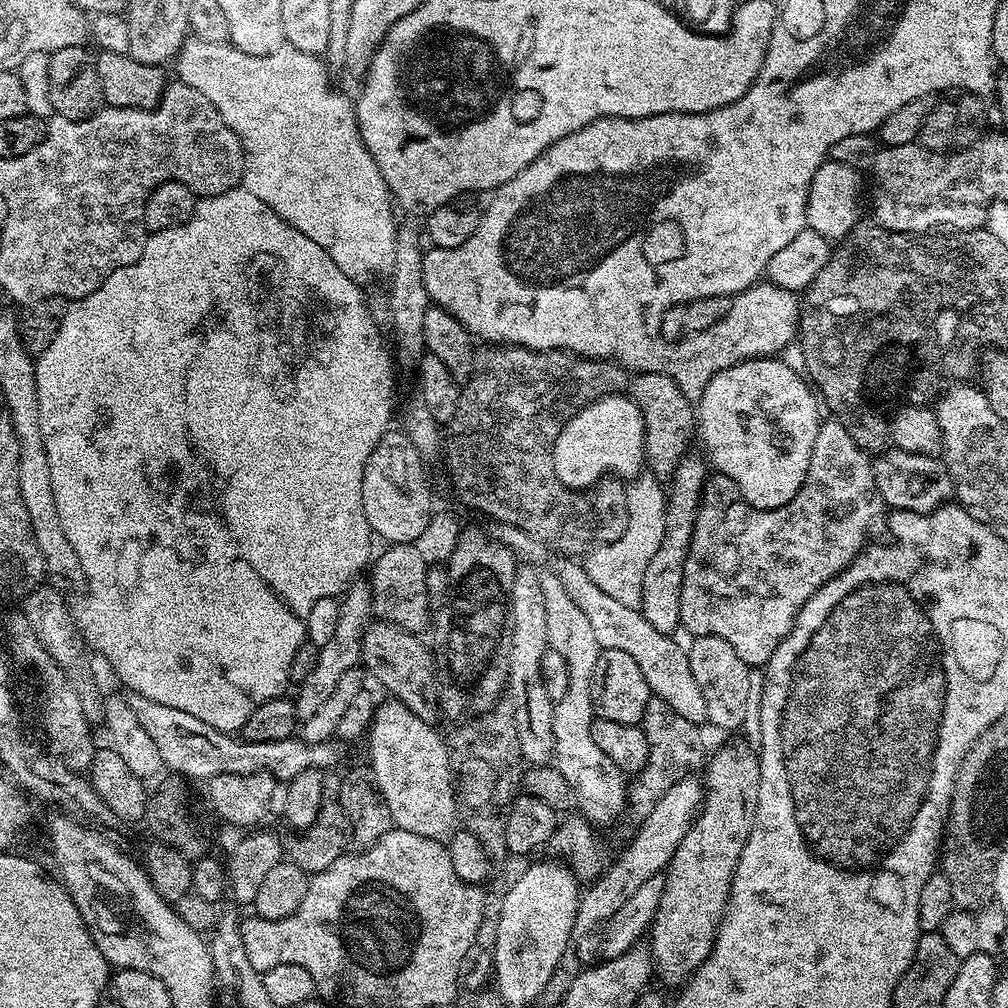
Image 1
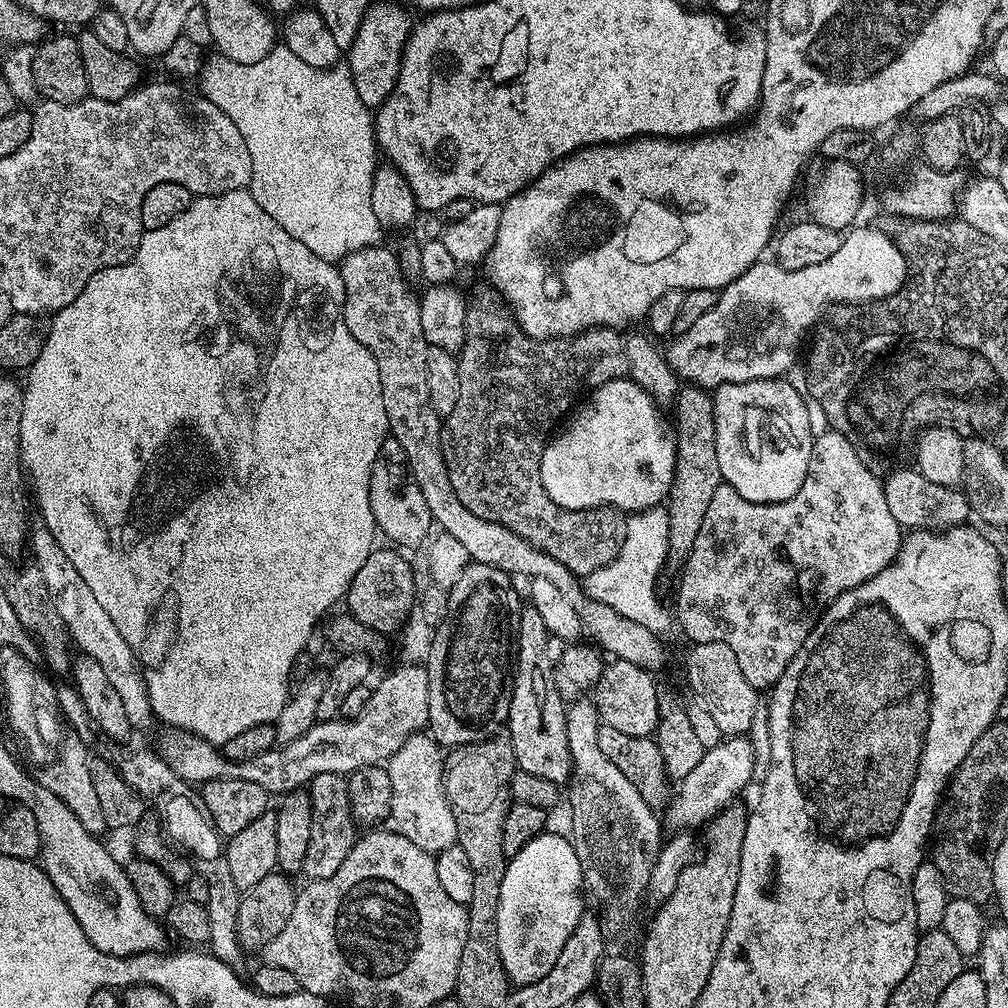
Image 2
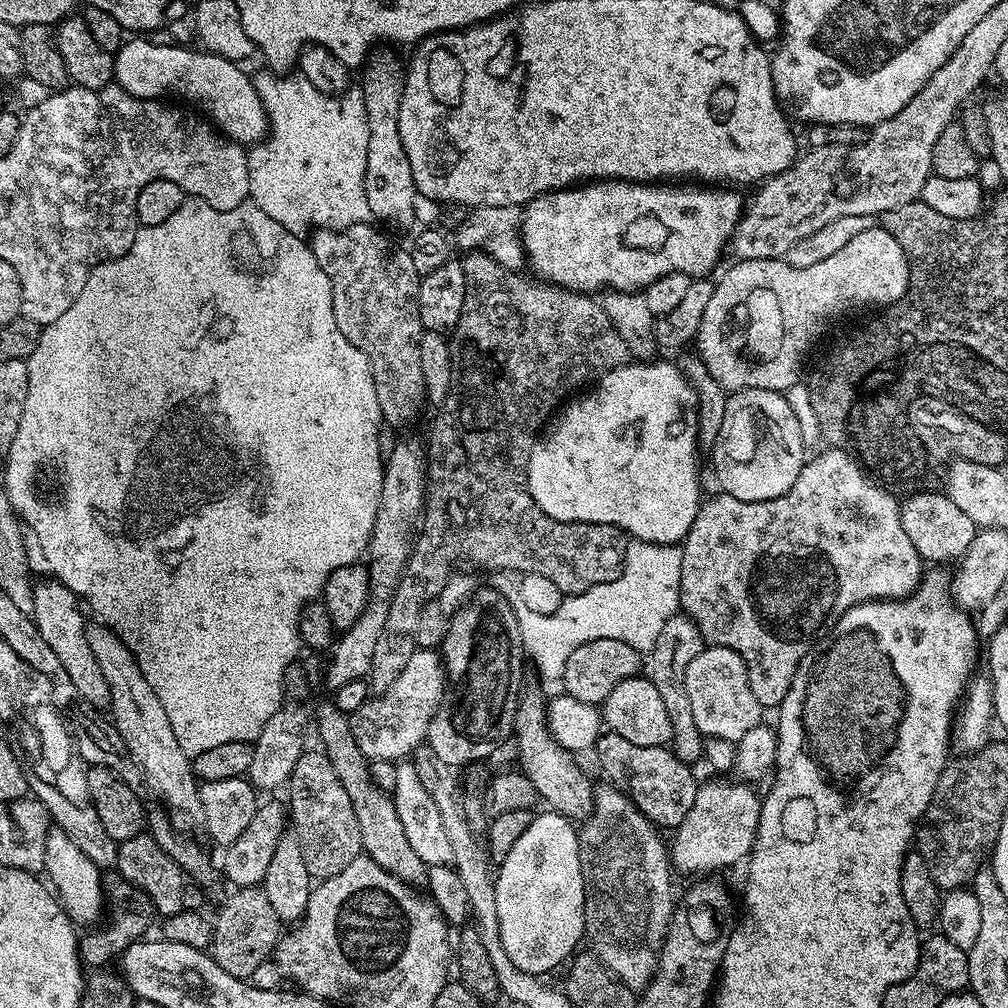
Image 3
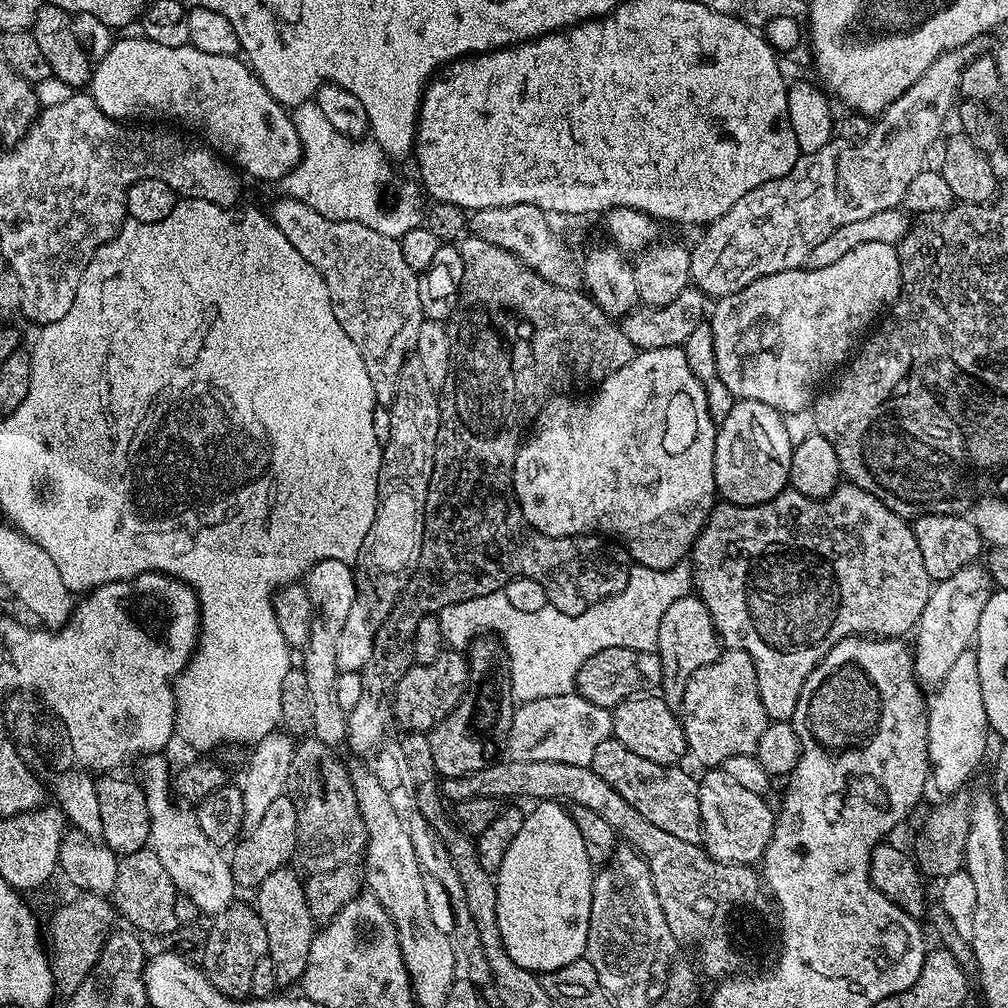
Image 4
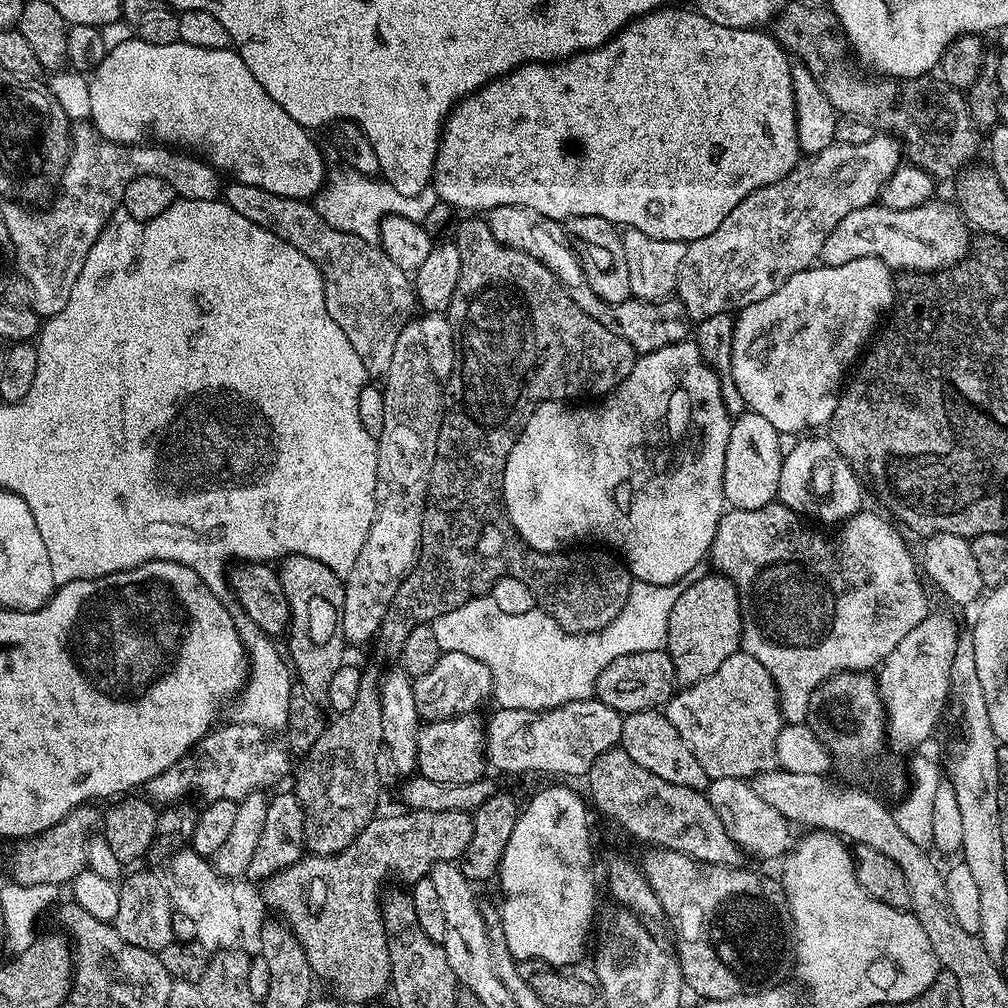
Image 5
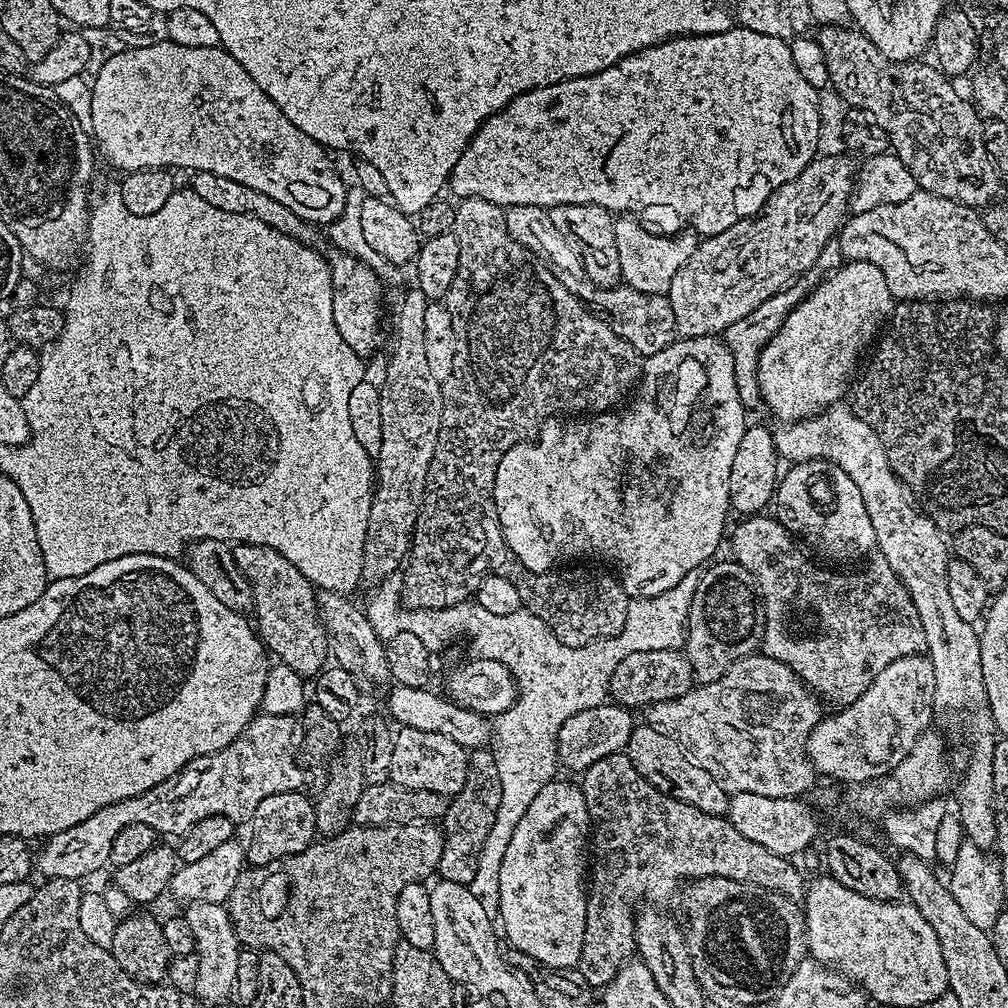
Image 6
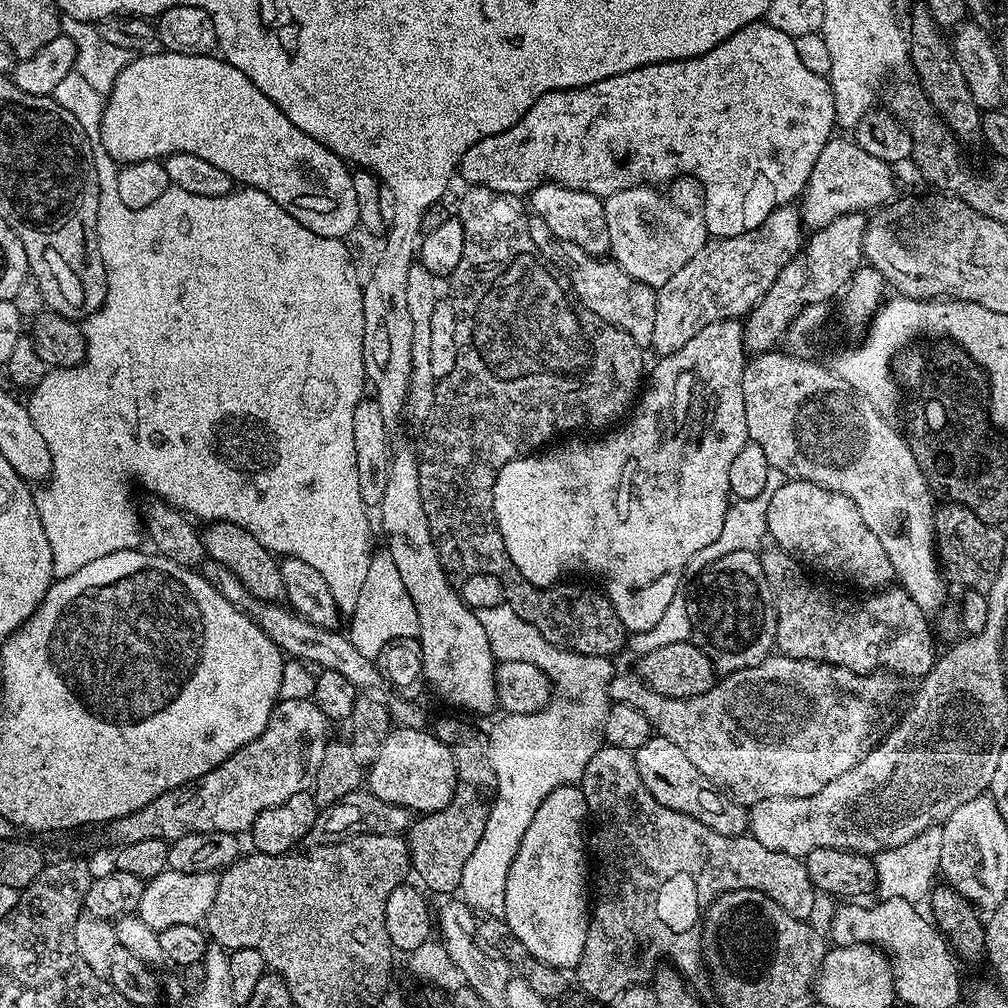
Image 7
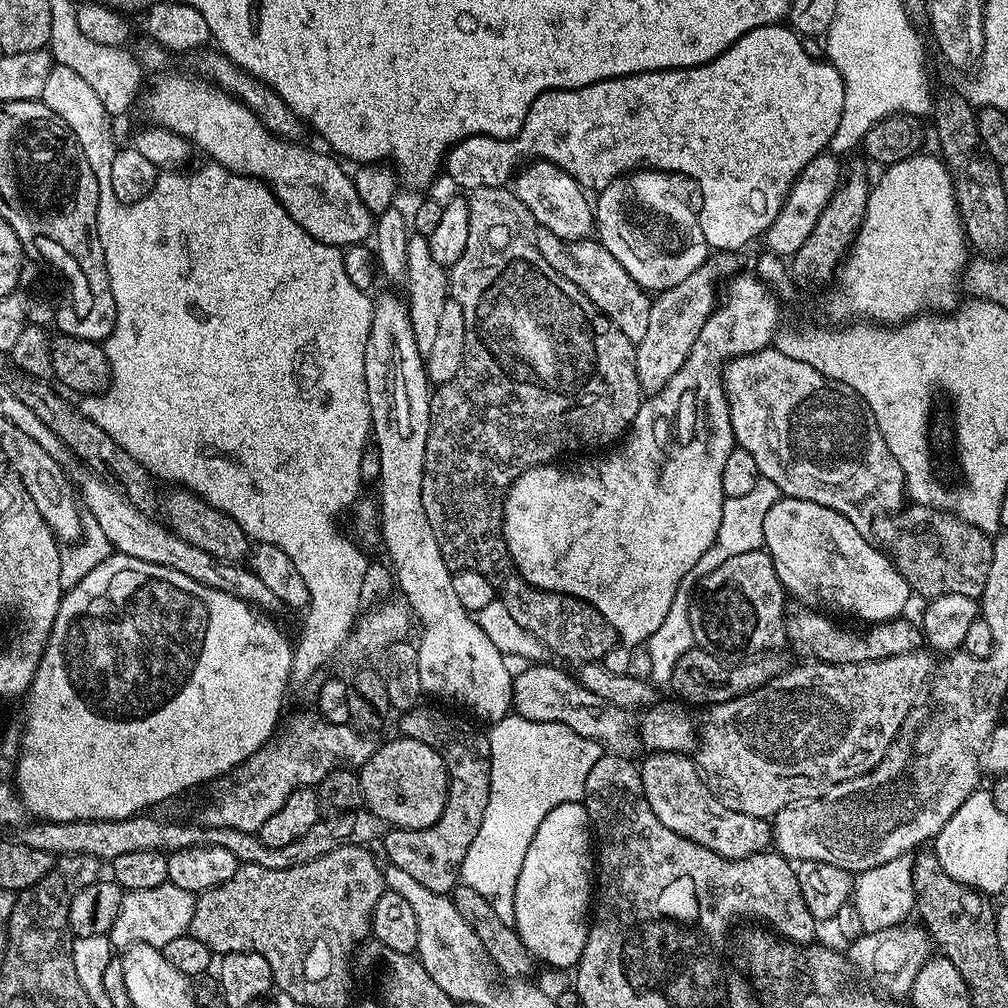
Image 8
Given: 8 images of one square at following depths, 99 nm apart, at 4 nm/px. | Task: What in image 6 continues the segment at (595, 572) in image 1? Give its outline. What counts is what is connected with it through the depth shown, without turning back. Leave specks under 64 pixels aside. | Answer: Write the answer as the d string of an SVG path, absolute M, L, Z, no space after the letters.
M692 576L682 578L678 586L666 590L657 596L636 598L628 605L626 626L616 636L607 636L604 640L596 640L581 648L566 646L554 635L549 628L536 617L533 612L521 610L514 614L490 614L490 610L478 606L474 602L455 604L449 608L413 608L405 610L401 607L400 589L395 583L384 582L366 603L366 611L370 626L380 635L380 639L387 642L396 632L409 632L418 637L429 652L437 653L447 640L455 636L468 635L472 639L473 657L482 660L502 662L506 670L516 679L516 700L502 714L494 717L494 739L491 741L491 751L496 753L498 778L502 778L502 804L498 806L498 818L494 818L494 826L490 826L490 834L486 834L486 842L478 858L478 870L474 874L474 882L470 885L474 898L482 902L482 910L496 918L500 915L500 883L498 874L502 870L502 857L506 854L506 846L510 846L510 834L514 834L514 826L522 814L526 814L526 806L534 802L538 790L546 786L557 775L558 757L556 754L556 739L558 730L562 730L562 722L582 710L590 710L594 706L605 703L609 699L608 687L610 674L618 667L618 662L630 654L638 654L638 650L666 650L667 648L683 649L684 638L688 626L688 615L684 608L690 610L690 602L694 598L696 580Z

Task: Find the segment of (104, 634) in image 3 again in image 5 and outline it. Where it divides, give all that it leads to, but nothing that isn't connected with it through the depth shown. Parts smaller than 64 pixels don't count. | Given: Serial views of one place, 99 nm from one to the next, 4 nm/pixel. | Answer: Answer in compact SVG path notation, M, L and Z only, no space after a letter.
M181 850L172 853L166 867L168 867L166 880L170 885L168 897L172 899L172 907L175 911L186 914L194 921L194 930L196 931L195 943L197 945L201 944L208 951L208 954L231 949L235 945L232 943L240 936L240 904L236 901L235 890L228 885L231 883L225 877L216 875L211 863L205 857L191 850Z

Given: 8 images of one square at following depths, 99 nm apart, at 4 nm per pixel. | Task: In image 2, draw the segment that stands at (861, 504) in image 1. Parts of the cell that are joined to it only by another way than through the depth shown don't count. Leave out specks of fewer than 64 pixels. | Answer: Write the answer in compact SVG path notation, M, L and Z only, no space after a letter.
M829 430L822 435L815 437L812 441L812 453L810 454L810 466L806 470L806 478L794 494L794 498L783 500L777 504L755 504L742 495L738 490L734 490L730 485L721 482L718 490L714 490L714 498L710 498L710 507L706 510L706 518L702 518L702 530L698 530L698 538L694 538L694 546L690 554L684 559L682 571L679 573L680 585L676 588L676 612L674 608L674 620L680 623L680 628L689 636L692 644L701 644L702 642L722 642L734 650L738 657L738 667L741 668L746 682L758 690L770 690L782 678L786 666L798 654L802 642L810 634L810 630L816 624L817 613L825 606L832 603L854 586L874 578L886 566L890 566L896 560L896 555L900 549L902 539L902 529L898 522L894 522L894 514L890 514L890 506L886 506L886 494L884 486L879 475L876 475L864 464L862 458L858 456L858 451L847 441L846 437Z

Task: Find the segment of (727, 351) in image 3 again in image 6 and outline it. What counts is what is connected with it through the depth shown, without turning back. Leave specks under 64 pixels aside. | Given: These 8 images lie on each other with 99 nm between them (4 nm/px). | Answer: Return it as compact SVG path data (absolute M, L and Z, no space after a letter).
M853 260L841 263L825 276L828 277L817 288L813 287L798 302L798 306L794 306L794 310L784 319L782 326L776 329L776 333L769 340L763 341L755 357L756 378L763 407L768 407L780 422L805 420L808 416L817 416L825 408L837 405L841 401L840 395L849 391L852 371L855 370L864 347L877 339L878 333L889 323L892 314L894 298L878 266Z

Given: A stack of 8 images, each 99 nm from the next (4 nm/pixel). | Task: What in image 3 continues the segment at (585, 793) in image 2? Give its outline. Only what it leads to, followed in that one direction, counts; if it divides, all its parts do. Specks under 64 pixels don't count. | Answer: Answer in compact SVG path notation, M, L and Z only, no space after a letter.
M597 787L592 798L592 814L579 829L580 865L584 871L584 935L593 956L626 988L643 990L652 983L660 961L660 951L672 924L672 876L670 852L660 841L661 833L647 820L621 789Z

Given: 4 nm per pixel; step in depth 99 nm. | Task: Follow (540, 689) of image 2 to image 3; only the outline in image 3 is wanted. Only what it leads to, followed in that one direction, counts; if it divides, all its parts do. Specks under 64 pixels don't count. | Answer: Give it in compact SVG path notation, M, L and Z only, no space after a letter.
M528 692L519 697L516 704L516 723L514 725L514 744L520 751L519 771L524 773L530 782L534 782L534 790L541 801L544 800L551 811L564 816L573 822L587 821L592 814L592 798L594 784L588 781L586 773L580 769L575 755L561 748L548 729L545 697L536 692Z

